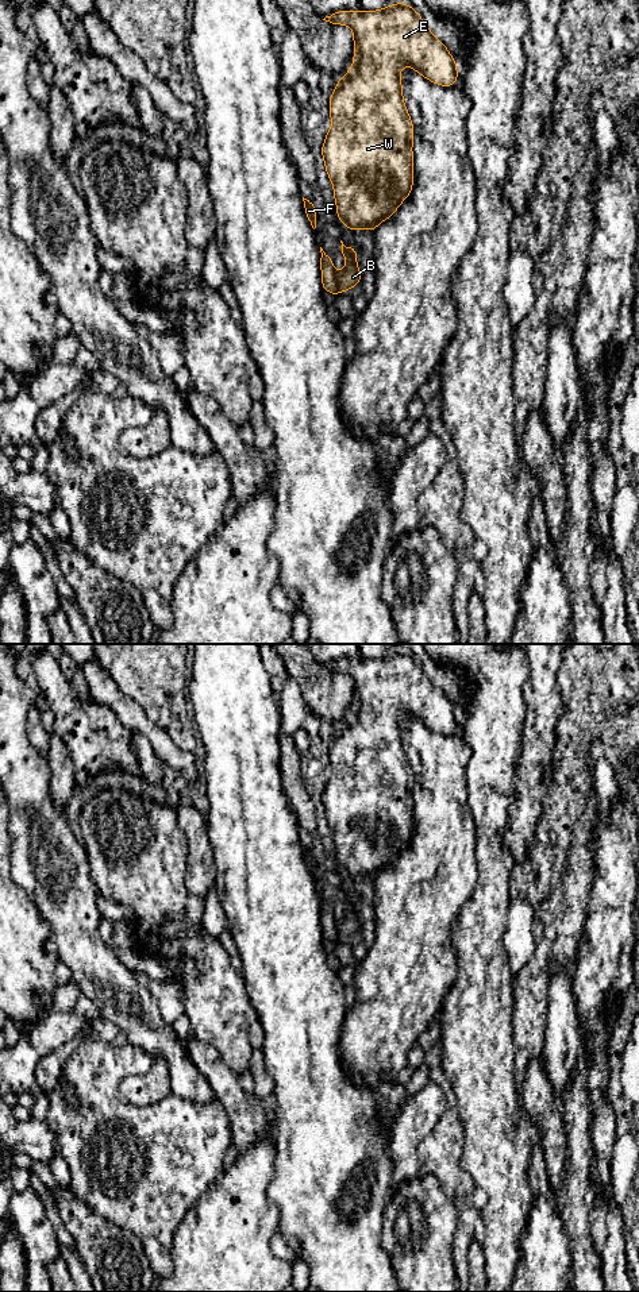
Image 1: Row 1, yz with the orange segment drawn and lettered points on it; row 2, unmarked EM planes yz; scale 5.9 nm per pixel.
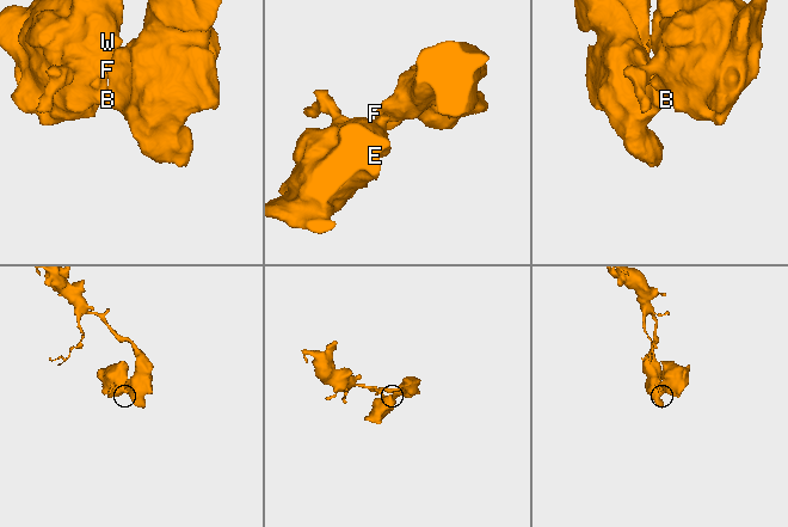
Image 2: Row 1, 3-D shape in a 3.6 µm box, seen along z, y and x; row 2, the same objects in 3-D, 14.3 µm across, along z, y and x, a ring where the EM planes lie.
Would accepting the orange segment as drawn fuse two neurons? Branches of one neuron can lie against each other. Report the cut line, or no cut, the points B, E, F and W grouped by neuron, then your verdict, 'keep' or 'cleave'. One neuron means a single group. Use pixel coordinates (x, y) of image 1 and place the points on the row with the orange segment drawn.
yz (337, 273), (337, 281), (342, 290) | B E W / F | cleave

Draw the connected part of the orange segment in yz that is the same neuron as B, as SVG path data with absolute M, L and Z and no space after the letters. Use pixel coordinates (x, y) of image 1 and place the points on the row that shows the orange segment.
M342 243L342 254L346 259L346 267L338 273L338 282L342 292L347 292L350 288L361 284L361 273L357 265L357 251L354 247L346 247Z

